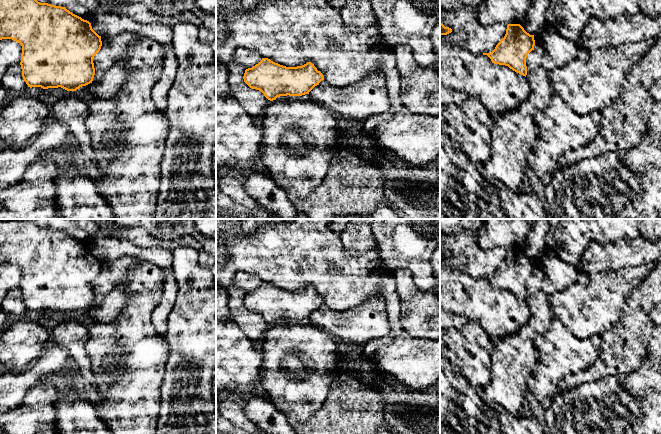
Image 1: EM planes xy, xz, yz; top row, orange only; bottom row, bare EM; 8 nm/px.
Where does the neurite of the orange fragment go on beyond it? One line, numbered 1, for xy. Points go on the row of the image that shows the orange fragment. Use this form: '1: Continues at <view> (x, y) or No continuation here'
1: No continuation here

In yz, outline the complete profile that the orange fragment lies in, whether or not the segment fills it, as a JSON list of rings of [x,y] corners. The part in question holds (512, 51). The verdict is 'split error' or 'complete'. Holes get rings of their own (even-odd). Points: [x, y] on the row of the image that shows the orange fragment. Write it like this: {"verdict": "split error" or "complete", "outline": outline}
{"verdict": "complete", "outline": [[[508,24],[504,38],[491,53],[483,55],[487,55],[492,63],[508,66],[526,77],[526,58],[534,46],[534,35],[527,33],[520,24]]]}

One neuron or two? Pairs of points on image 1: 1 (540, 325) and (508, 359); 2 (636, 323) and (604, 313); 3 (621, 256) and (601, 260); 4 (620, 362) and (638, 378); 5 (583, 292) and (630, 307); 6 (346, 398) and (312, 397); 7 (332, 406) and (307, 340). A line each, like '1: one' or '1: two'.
1: one
2: two
3: one
4: two
5: two
6: two
7: two

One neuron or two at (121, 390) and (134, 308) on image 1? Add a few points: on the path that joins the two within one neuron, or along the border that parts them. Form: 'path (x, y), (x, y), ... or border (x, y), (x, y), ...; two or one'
path (130, 370), (132, 368), (133, 328); one

